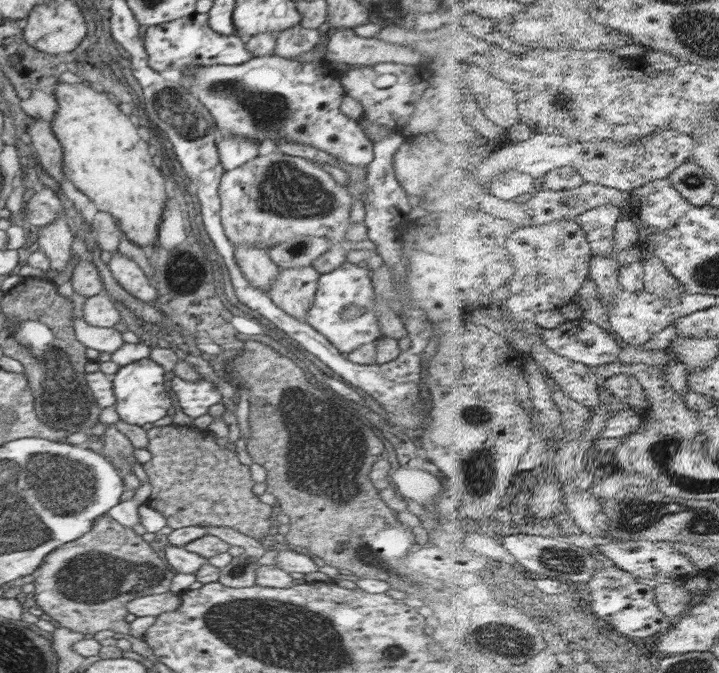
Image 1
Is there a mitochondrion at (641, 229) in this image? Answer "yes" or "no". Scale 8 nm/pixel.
no

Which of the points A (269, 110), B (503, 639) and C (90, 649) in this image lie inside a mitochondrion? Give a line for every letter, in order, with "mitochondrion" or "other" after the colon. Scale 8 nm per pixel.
A: mitochondrion
B: mitochondrion
C: other

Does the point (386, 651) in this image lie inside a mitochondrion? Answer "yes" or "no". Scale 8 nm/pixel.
yes

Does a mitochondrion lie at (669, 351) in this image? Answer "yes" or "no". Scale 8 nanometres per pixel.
no

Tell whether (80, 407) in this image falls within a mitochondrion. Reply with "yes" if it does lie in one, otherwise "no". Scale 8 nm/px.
yes

